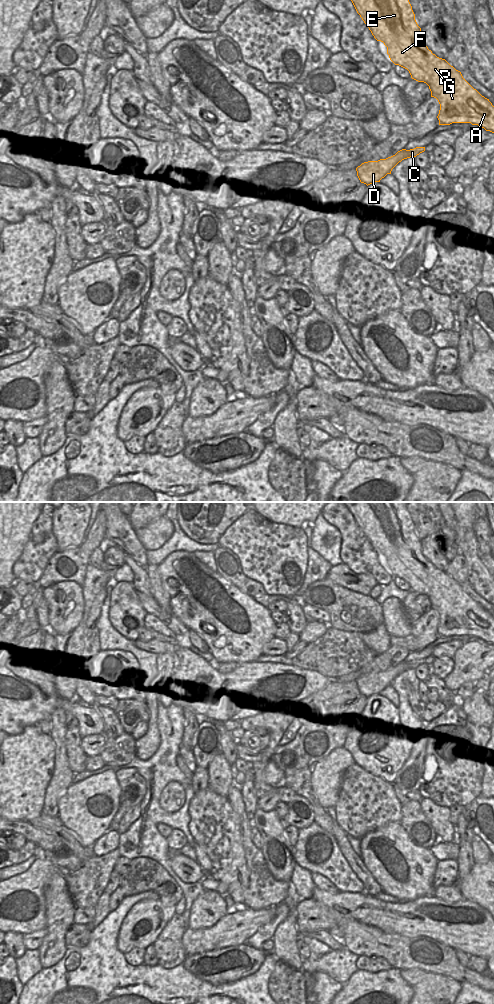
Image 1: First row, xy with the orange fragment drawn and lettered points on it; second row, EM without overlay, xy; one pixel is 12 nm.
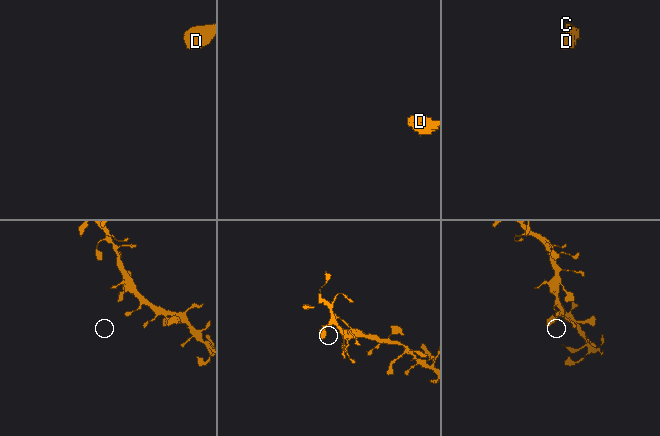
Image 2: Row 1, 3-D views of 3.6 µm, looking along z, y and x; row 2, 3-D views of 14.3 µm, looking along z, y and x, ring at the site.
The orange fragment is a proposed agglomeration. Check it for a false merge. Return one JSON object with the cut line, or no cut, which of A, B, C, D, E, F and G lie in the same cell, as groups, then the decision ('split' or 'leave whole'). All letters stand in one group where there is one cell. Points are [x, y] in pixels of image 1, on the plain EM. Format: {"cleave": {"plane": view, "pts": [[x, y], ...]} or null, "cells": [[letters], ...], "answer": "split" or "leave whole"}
{"cleave": null, "cells": [["A", "B", "C", "D", "E", "F", "G"]], "answer": "leave whole"}

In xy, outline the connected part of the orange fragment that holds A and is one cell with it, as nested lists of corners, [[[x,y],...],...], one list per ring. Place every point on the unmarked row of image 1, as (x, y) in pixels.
[[[344,502],[352,513],[357,525],[368,538],[377,553],[381,553],[387,559],[387,566],[395,576],[407,581],[411,590],[424,594],[429,598],[431,609],[438,612],[440,616],[437,628],[439,637],[450,637],[452,635],[471,635],[494,645],[494,618],[489,611],[482,608],[462,588],[461,584],[451,578],[445,571],[437,569],[428,561],[421,552],[421,540],[415,532],[415,526],[407,510],[405,502]]]

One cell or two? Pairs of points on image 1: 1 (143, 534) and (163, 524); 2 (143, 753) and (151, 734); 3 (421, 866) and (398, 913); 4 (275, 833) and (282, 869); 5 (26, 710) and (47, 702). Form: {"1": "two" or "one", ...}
{"1": "one", "2": "one", "3": "two", "4": "one", "5": "one"}

